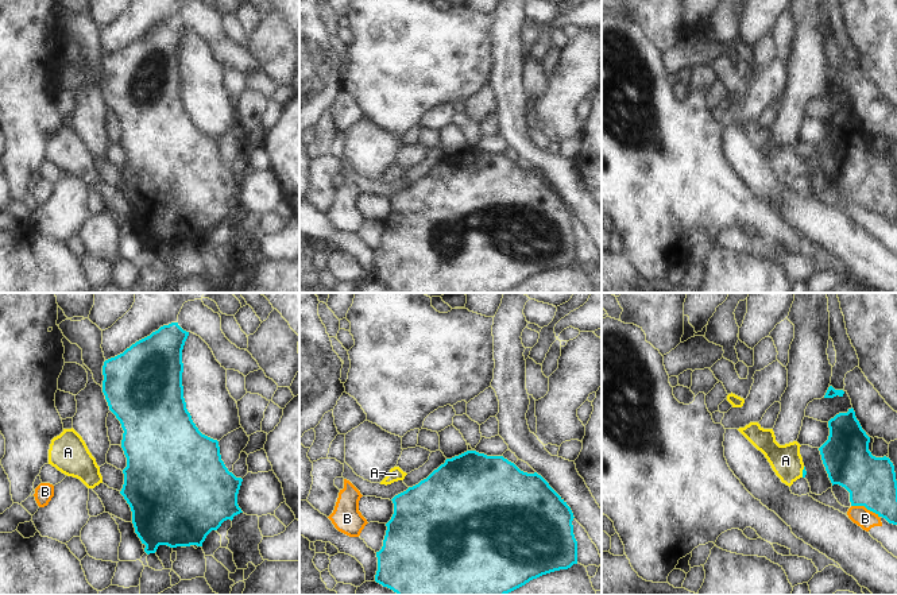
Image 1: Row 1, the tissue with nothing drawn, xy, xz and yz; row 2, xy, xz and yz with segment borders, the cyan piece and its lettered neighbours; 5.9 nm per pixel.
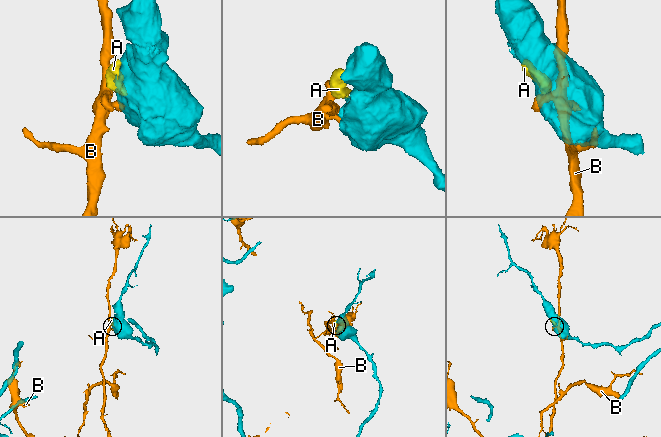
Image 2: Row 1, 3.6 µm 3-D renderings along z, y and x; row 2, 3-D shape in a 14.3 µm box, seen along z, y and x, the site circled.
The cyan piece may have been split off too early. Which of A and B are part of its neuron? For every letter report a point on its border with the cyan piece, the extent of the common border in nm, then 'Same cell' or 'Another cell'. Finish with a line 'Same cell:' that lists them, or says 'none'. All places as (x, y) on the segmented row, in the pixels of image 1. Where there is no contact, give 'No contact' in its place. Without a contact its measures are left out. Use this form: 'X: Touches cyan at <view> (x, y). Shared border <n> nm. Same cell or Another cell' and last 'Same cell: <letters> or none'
A: Touches cyan at yz (803, 472). Shared border 70 nm. Same cell
B: Touches cyan at yz (865, 506). Shared border 180 nm. Another cell
Same cell: A.

